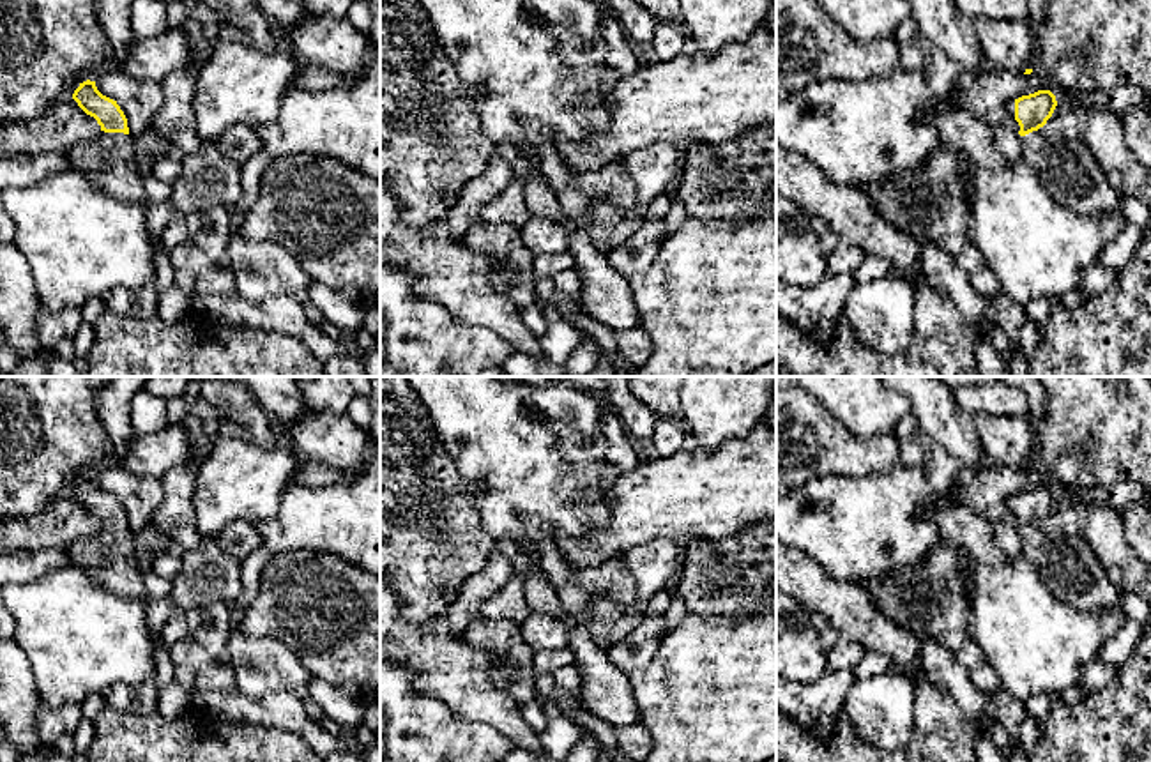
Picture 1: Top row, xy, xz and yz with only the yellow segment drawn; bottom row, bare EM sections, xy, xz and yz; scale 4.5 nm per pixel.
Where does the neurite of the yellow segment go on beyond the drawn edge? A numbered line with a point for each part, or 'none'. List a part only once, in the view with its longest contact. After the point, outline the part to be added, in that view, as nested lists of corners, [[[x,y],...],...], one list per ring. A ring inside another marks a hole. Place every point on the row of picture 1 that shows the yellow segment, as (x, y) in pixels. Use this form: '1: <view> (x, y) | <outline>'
1: yz (1070, 174) | [[[1015,101],[1008,103],[1022,163],[1033,166],[1047,193],[1079,216],[1123,214],[1123,196],[1107,182],[1098,161],[1080,140],[1052,140],[1041,129],[1020,136]]]

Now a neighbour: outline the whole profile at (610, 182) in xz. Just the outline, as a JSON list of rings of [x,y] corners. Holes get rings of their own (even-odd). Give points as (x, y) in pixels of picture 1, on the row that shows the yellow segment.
[[[612,161],[592,171],[575,171],[568,168],[568,187],[587,193],[612,205],[619,217],[635,205],[636,186],[629,179],[624,161]]]

